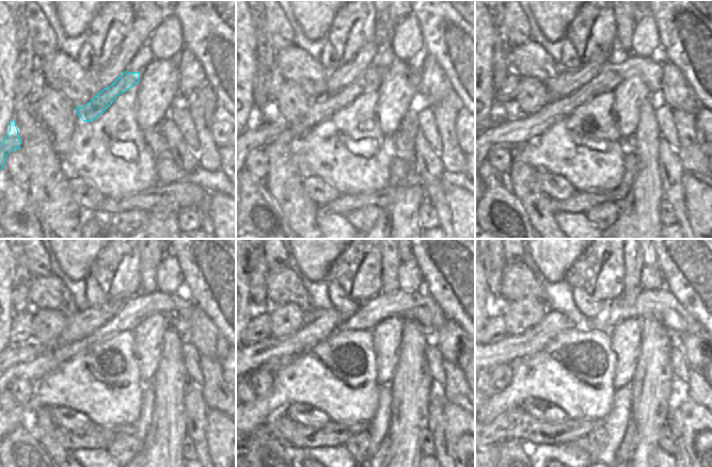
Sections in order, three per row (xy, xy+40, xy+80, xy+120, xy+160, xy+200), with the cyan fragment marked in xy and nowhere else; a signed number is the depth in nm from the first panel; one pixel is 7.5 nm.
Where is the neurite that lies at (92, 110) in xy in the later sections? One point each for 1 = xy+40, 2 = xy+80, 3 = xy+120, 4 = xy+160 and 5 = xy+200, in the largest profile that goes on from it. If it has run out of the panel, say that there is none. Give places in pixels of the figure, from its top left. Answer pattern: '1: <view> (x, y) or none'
1: xy+40 (258, 134)
2: xy+80 (511, 131)
3: xy+120 (136, 309)
4: xy+160 (407, 305)
5: xy+200 (661, 304)

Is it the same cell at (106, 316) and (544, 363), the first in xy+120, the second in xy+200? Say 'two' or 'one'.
two

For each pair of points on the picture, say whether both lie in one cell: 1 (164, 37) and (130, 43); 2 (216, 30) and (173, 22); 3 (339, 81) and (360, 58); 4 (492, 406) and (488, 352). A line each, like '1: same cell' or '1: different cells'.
1: different cells
2: different cells
3: same cell
4: different cells

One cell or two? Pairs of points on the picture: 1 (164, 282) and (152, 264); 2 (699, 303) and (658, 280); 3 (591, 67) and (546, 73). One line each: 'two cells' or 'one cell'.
1: two cells
2: two cells
3: two cells

